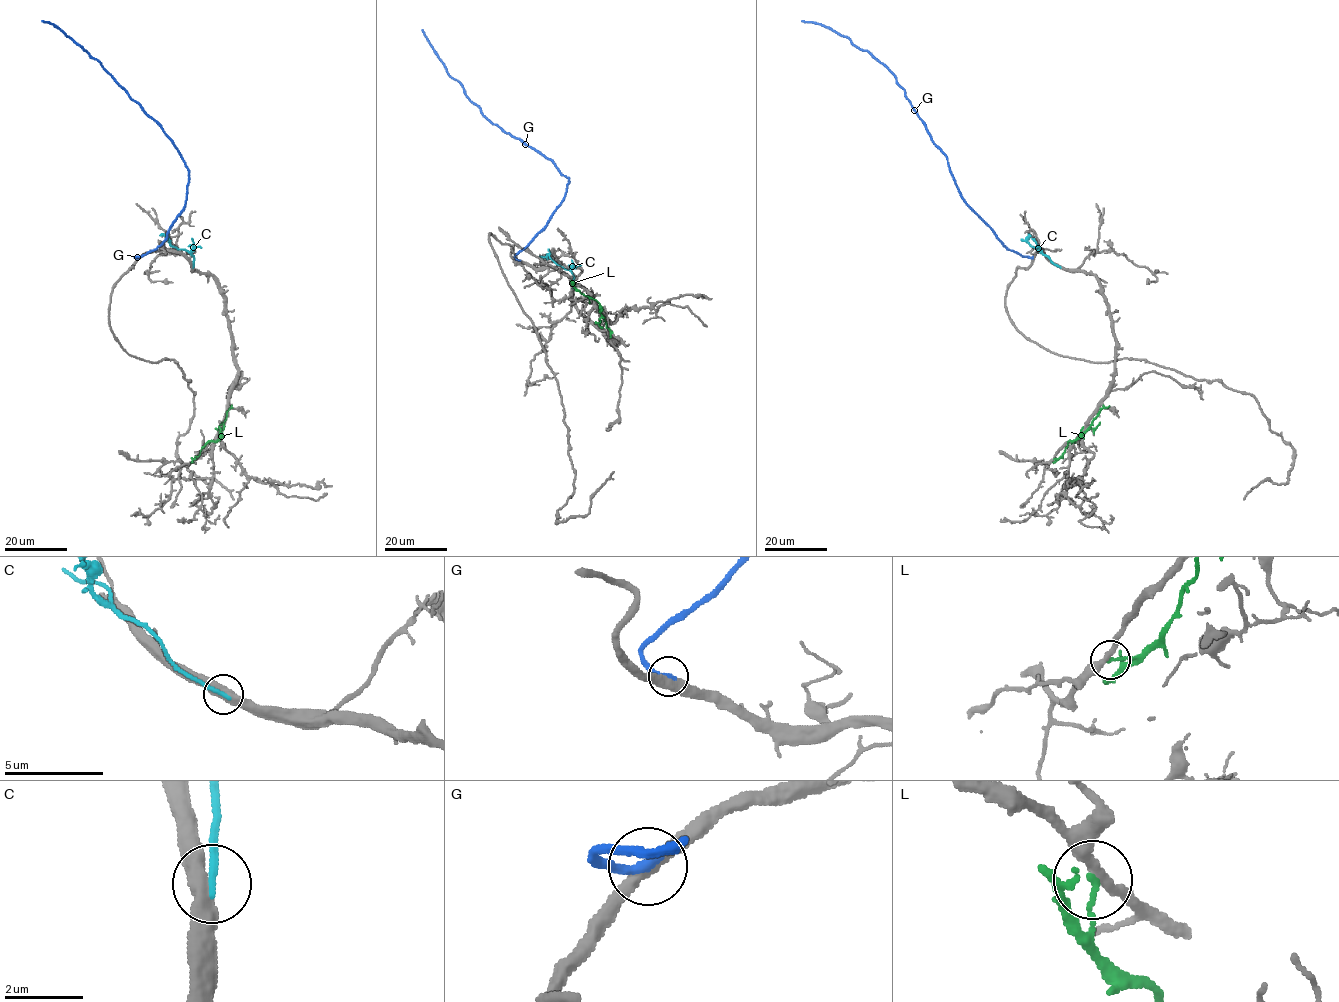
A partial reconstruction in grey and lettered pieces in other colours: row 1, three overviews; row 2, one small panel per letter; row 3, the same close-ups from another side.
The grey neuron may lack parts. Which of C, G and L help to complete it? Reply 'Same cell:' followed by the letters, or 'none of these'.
Same cell: G

